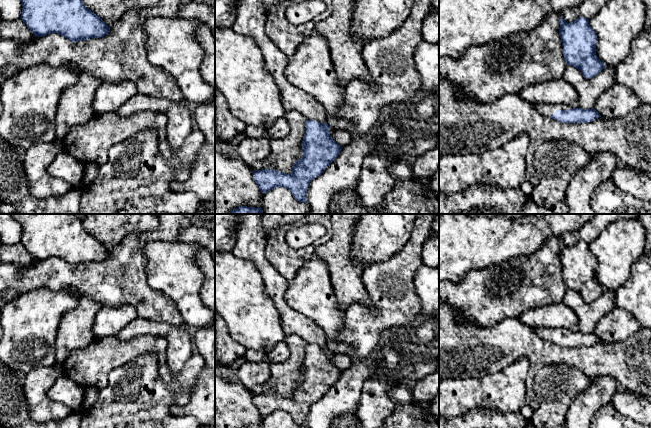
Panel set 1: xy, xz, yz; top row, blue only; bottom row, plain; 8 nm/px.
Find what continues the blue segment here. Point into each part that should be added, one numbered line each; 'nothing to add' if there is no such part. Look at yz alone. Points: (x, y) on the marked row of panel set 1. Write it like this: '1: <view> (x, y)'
1: yz (546, 109)

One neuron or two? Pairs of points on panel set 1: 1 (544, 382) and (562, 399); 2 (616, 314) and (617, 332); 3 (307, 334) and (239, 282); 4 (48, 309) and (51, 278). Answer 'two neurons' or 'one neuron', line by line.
1: one neuron
2: one neuron
3: two neurons
4: two neurons

